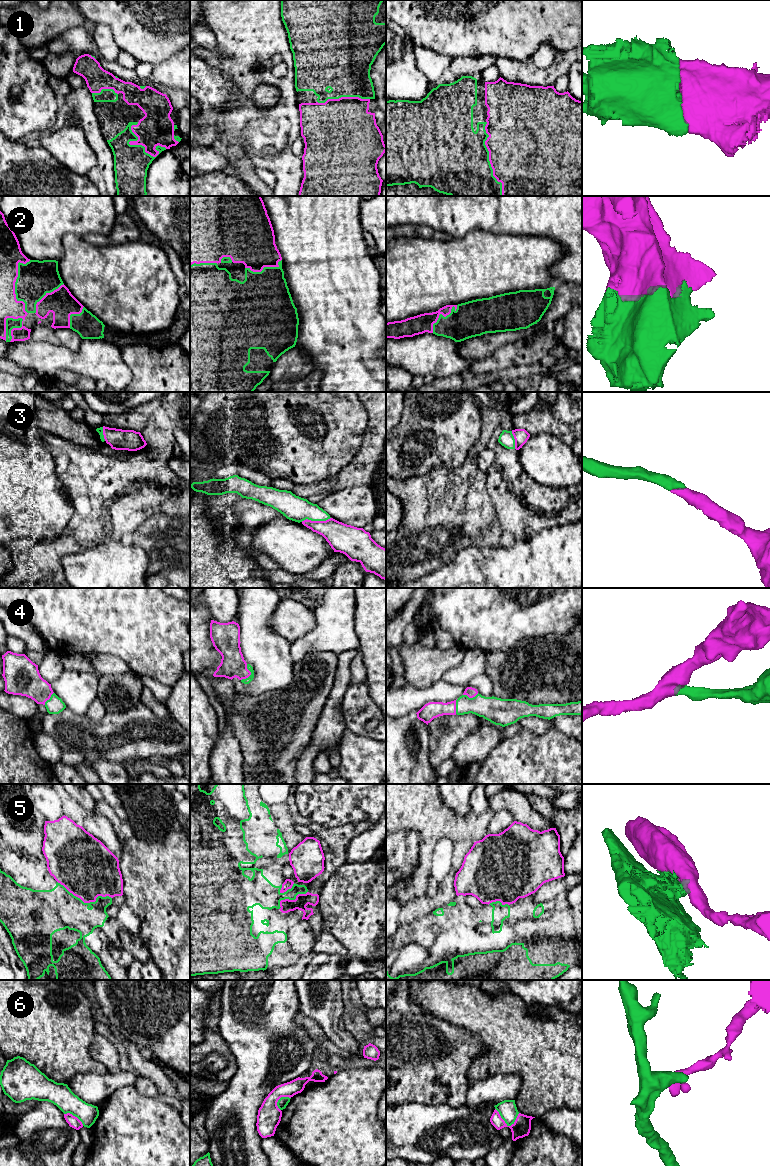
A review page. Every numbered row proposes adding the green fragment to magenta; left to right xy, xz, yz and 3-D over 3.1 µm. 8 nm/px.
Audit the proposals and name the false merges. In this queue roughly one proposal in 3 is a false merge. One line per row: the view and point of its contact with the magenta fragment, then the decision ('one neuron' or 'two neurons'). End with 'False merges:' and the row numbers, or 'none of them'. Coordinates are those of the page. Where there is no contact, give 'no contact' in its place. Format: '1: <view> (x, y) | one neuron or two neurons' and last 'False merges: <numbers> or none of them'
1: xy (142, 145) | one neuron
2: xy (5, 322) | one neuron
3: xz (315, 521) | one neuron
4: xz (250, 674) | one neuron
5: xy (85, 902) | two neurons
6: yz (506, 1124) | two neurons
False merges: 5, 6

